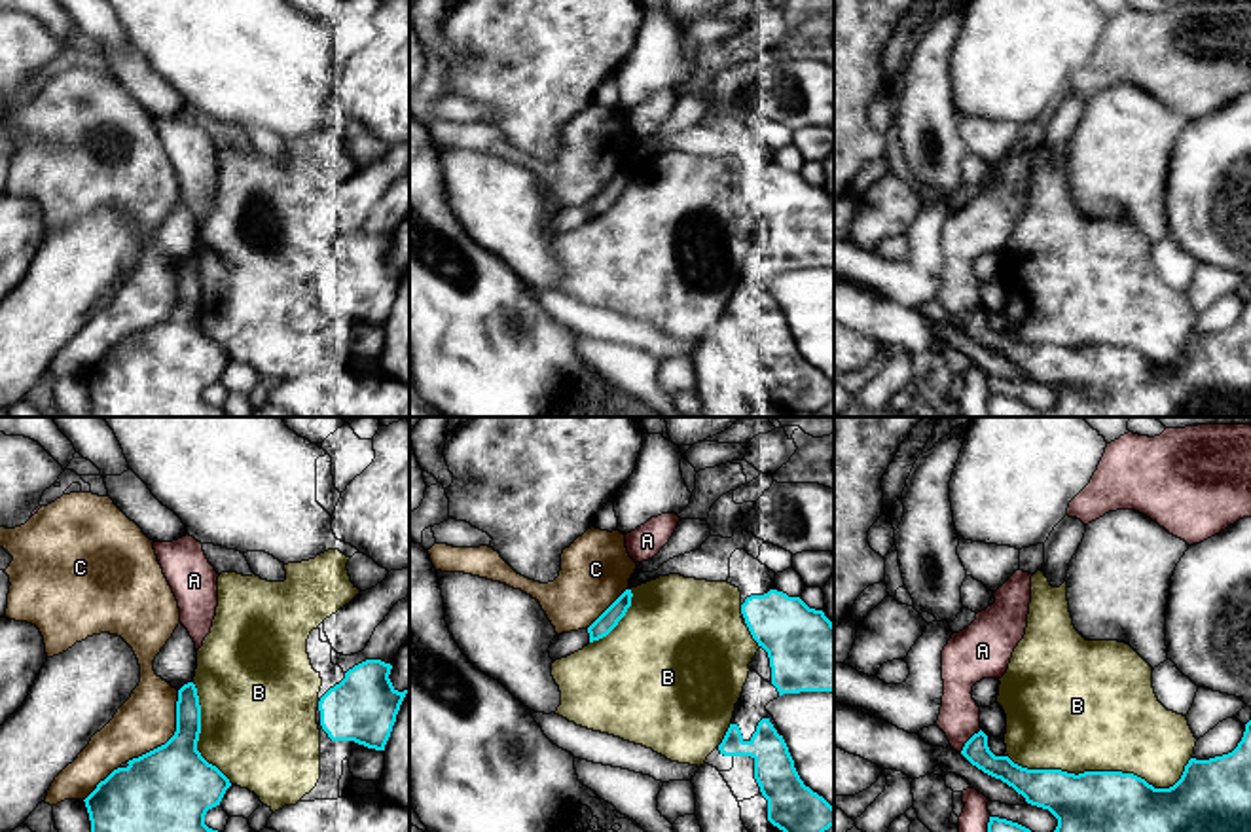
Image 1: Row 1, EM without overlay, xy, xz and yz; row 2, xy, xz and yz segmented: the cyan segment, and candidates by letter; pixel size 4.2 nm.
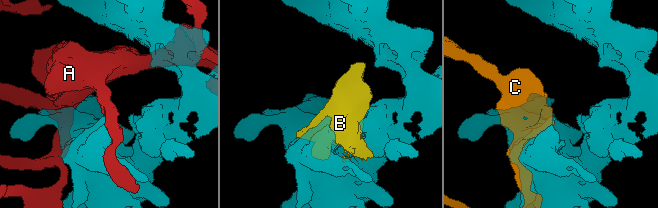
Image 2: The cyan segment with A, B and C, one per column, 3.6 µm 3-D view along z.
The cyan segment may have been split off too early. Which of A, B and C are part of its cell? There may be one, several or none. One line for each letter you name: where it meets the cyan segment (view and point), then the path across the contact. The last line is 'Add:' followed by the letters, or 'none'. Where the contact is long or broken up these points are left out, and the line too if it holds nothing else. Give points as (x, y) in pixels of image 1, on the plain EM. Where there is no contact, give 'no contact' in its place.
Add: none

